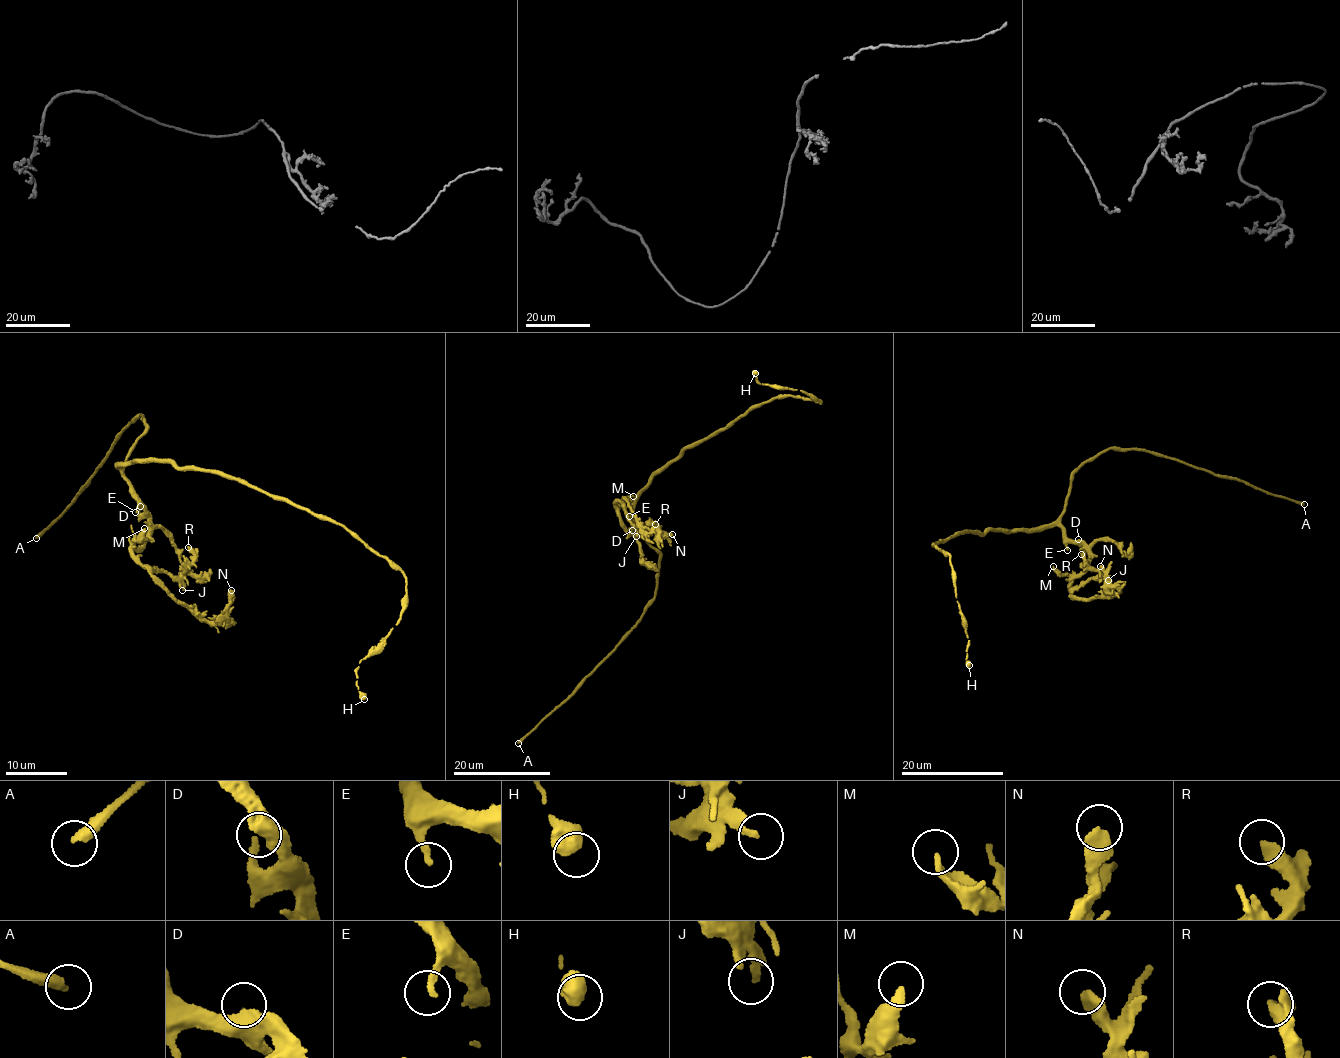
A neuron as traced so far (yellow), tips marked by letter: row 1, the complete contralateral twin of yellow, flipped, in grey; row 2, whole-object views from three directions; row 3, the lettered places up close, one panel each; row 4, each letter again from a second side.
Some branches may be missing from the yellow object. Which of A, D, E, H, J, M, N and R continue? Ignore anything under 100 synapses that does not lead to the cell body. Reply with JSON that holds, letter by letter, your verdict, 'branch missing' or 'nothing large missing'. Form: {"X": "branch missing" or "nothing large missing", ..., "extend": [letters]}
{"A": "branch missing", "D": "nothing large missing", "E": "nothing large missing", "H": "nothing large missing", "J": "nothing large missing", "M": "nothing large missing", "N": "nothing large missing", "R": "nothing large missing", "extend": ["A"]}

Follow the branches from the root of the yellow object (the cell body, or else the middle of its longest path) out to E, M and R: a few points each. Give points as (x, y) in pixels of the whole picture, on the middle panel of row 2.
E: (669, 463), (654, 471), (635, 502), (633, 521), (633, 516), (629, 516)
M: (669, 463), (654, 471), (642, 489), (631, 519), (636, 529), (629, 532), (619, 506), (633, 496)
R: (669, 463), (654, 471), (637, 499), (634, 531), (625, 528), (614, 503), (621, 503), (639, 532), (655, 524)

